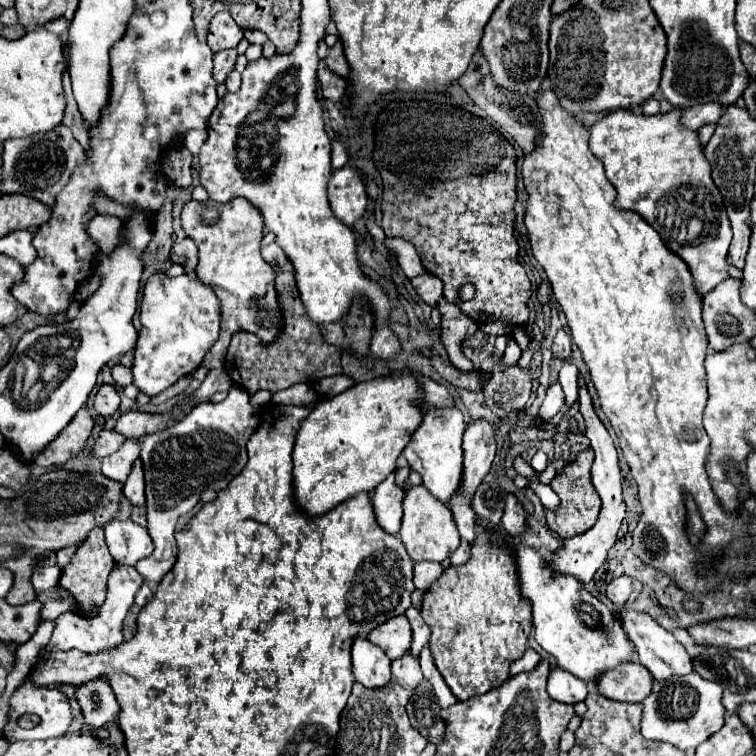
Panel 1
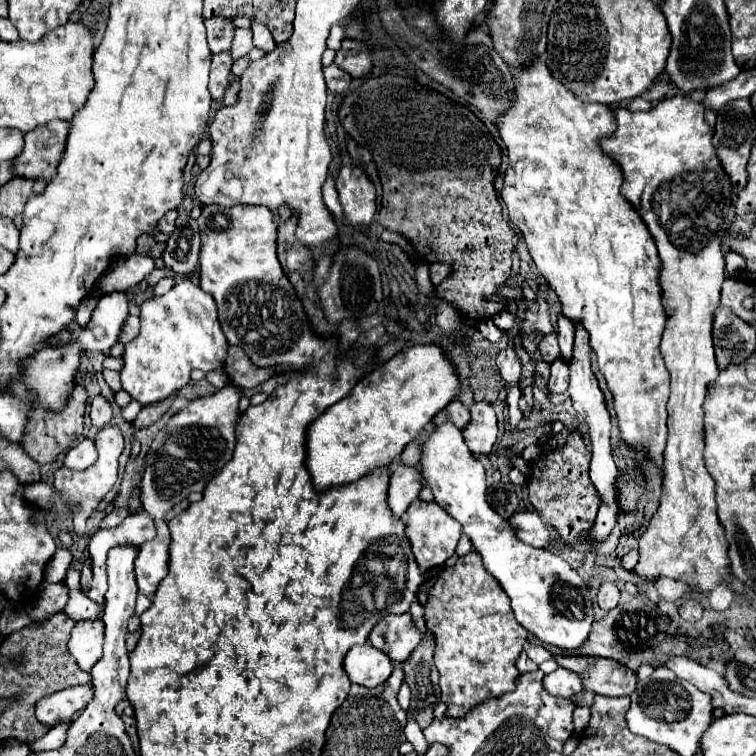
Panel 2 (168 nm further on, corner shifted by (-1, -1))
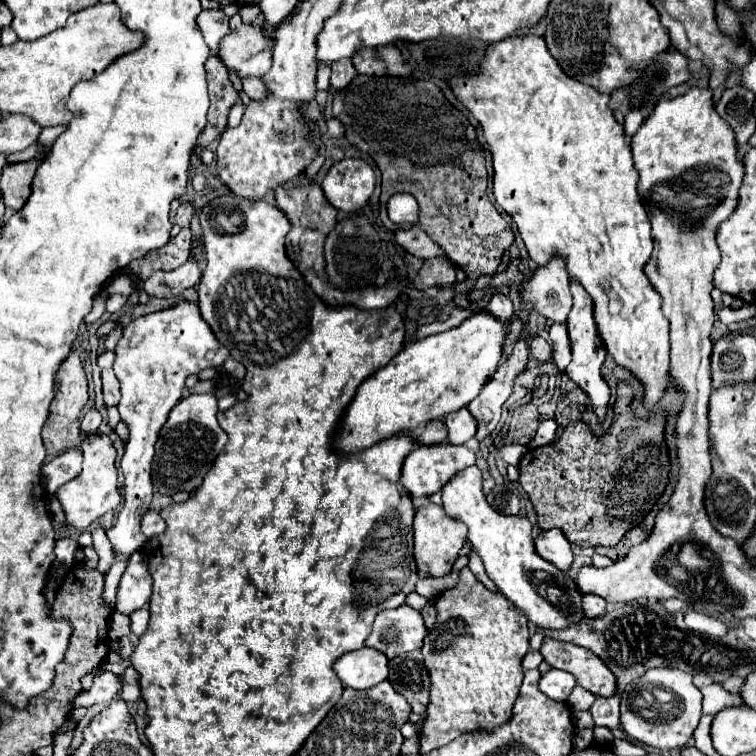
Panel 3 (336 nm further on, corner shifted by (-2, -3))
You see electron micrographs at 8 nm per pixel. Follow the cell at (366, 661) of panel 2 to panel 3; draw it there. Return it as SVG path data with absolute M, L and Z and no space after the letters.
M363 647L339 657L333 665L343 685L353 689L375 687L389 677L389 661L383 653Z

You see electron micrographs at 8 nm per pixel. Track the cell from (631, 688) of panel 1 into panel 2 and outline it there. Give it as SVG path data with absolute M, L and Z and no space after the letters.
M554 657L556 663L564 669L570 669L580 675L584 689L608 697L626 697L636 689L636 673L620 665L618 661L600 659L600 657Z

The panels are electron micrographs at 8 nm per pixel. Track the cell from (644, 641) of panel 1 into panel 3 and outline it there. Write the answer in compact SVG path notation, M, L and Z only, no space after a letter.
M711 683L707 687L701 687L703 693L703 713L715 715L723 707L743 707L743 699L739 693L727 693L723 691L721 683Z

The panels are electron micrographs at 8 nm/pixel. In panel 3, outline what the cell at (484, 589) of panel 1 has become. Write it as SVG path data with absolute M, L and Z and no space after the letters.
M467 567L461 569L457 585L435 597L433 605L437 609L437 623L435 629L425 637L423 645L425 667L431 673L431 701L421 731L421 755L451 743L455 737L467 731L493 731L495 727L509 721L523 681L521 659L529 651L529 631L525 615L521 615L517 607L511 607L501 593L489 591L479 579L475 579L475 575Z

